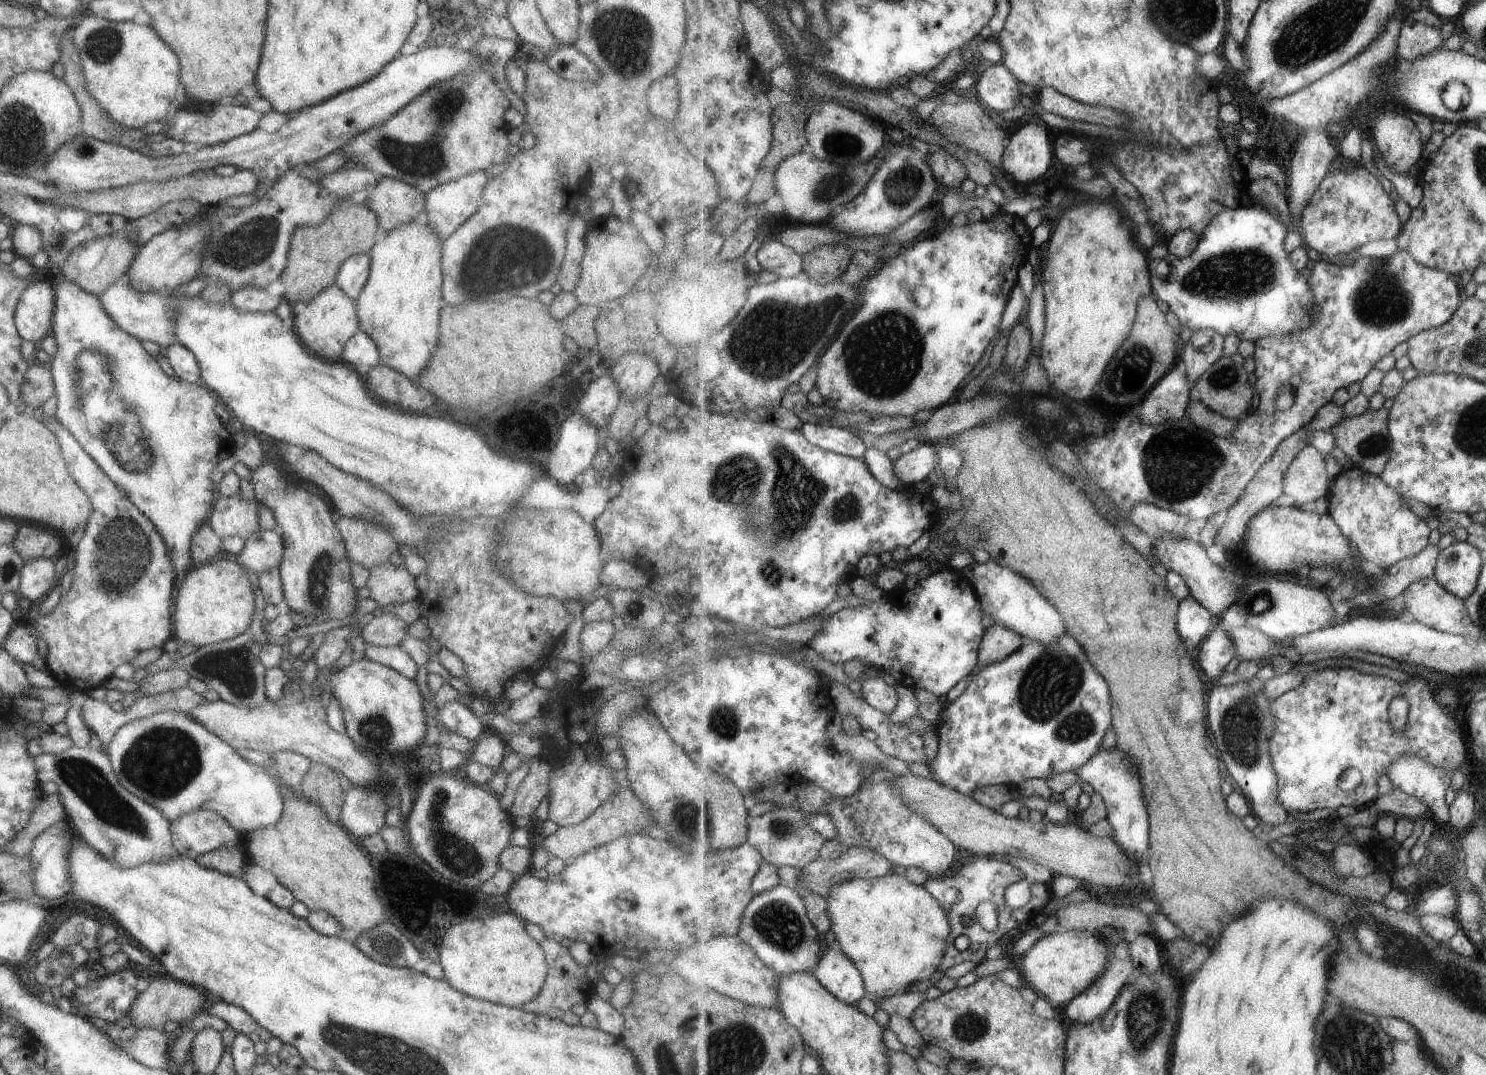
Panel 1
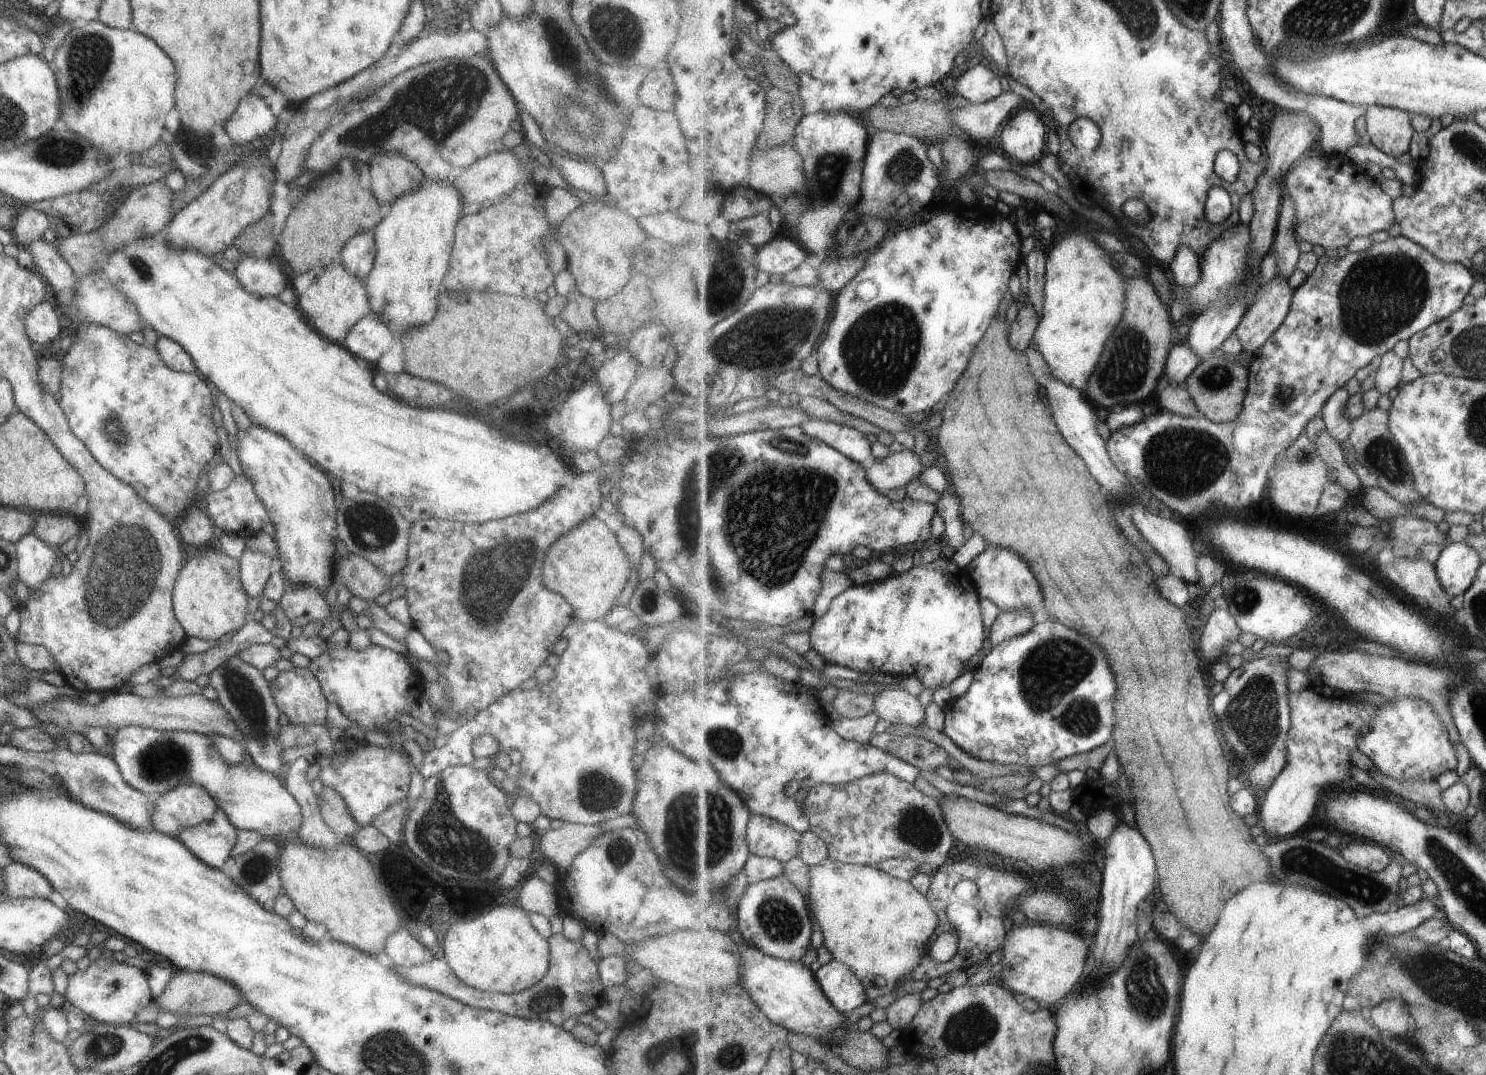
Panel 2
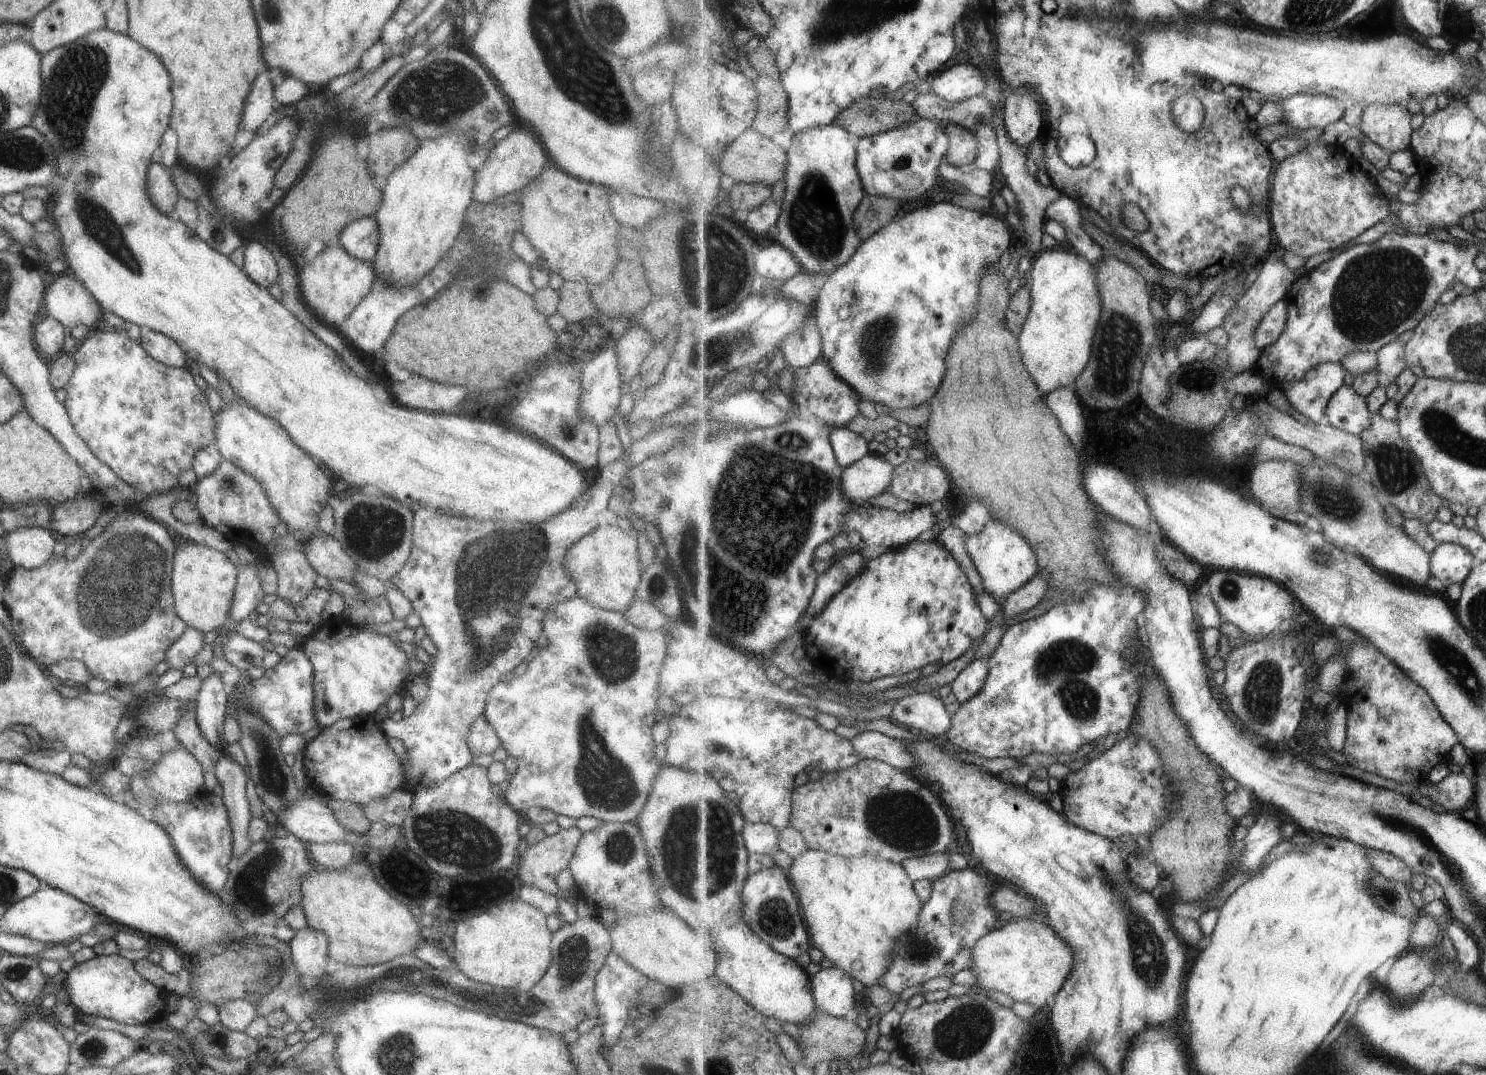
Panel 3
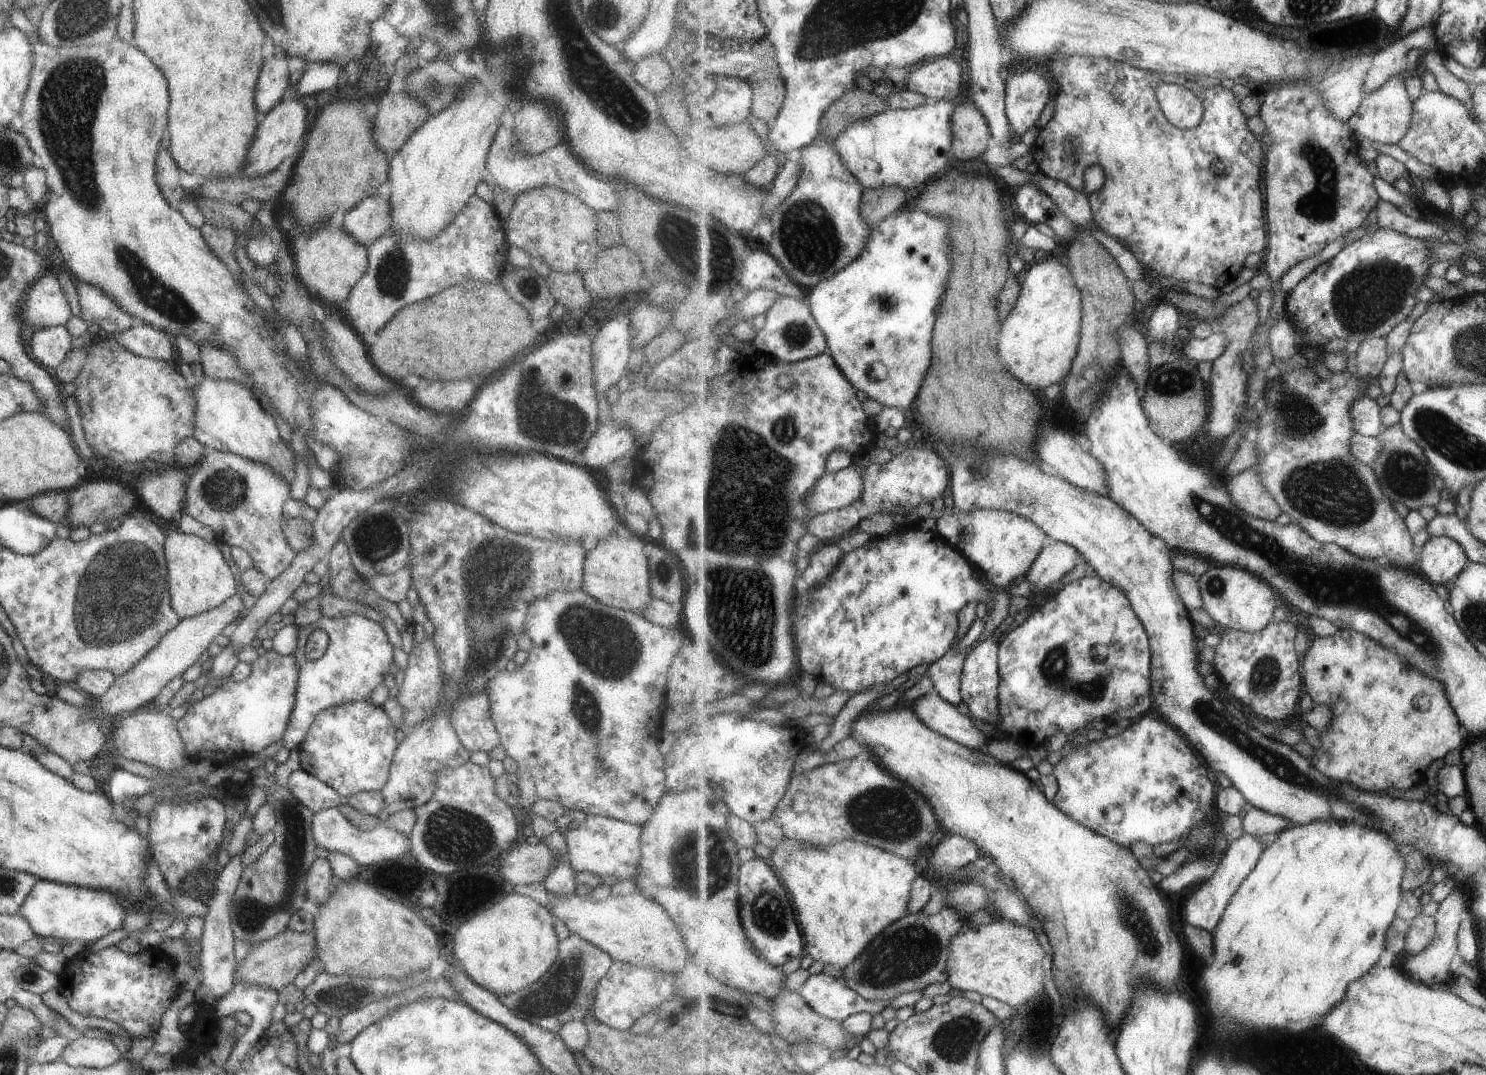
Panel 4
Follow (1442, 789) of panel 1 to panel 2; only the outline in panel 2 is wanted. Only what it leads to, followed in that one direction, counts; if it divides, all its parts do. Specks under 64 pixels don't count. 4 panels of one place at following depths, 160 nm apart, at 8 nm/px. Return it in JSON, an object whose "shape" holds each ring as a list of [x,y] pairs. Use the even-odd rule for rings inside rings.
{"shape":[[[1399,697],[1393,699],[1393,705],[1379,709],[1378,715],[1366,724],[1359,738],[1361,749],[1386,777],[1396,781],[1435,782],[1441,774],[1457,770],[1457,755],[1453,744],[1449,742],[1449,733],[1437,713],[1424,700],[1415,697]]]}

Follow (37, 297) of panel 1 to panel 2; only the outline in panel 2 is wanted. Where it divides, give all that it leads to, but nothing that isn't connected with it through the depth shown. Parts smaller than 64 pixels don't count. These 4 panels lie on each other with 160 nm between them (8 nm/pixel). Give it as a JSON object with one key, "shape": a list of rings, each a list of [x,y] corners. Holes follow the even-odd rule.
{"shape":[[[41,300],[27,312],[24,329],[30,342],[47,346],[64,331],[64,322],[56,308]]]}

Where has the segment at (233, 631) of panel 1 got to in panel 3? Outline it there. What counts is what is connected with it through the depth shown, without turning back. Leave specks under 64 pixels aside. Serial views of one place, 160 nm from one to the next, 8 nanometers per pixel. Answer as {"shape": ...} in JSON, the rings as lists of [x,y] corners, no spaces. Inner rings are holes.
{"shape":[[[186,541],[174,548],[170,570],[170,591],[174,600],[174,613],[187,627],[202,633],[224,628],[230,612],[230,602],[236,583],[237,566],[224,552]]]}

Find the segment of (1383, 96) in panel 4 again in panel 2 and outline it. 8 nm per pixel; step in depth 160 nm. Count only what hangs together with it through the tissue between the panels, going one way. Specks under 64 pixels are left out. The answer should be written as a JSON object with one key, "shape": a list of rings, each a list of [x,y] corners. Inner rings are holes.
{"shape":[[[1371,105],[1365,114],[1369,142],[1393,158],[1405,159],[1409,148],[1411,148],[1413,134],[1415,134],[1415,130],[1411,126],[1411,118],[1409,112],[1398,108]]]}

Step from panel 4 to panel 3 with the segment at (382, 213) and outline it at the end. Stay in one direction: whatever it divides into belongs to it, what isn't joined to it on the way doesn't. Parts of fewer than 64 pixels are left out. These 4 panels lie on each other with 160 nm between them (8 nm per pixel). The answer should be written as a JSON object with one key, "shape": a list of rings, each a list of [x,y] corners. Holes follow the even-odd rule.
{"shape":[[[371,216],[361,217],[347,223],[339,233],[337,244],[349,256],[370,263],[376,253],[377,243],[377,223]]]}

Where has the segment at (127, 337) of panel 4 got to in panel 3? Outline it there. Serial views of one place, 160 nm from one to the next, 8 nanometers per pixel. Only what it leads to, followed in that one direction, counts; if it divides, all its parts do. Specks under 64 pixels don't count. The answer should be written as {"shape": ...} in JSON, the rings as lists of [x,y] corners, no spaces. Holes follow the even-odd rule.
{"shape":[[[140,327],[140,337],[137,342],[153,359],[168,367],[190,366],[186,354],[164,334]]]}

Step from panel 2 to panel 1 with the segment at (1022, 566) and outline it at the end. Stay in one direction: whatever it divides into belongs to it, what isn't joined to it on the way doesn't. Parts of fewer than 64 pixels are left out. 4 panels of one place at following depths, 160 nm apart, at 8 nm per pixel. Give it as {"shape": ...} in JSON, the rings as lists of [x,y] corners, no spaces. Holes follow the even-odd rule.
{"shape":[[[993,560],[984,564],[973,561],[964,568],[963,573],[974,585],[984,612],[995,624],[999,623],[1014,630],[1026,641],[1037,641],[1044,645],[1052,645],[1067,634],[1063,616],[1059,614],[1057,607],[1021,573]]]}

